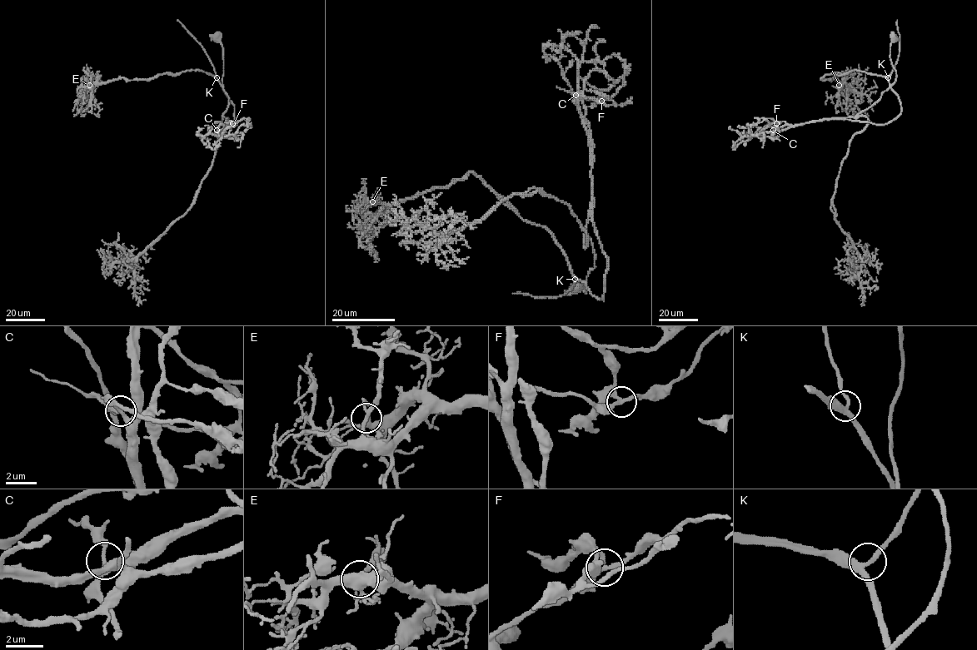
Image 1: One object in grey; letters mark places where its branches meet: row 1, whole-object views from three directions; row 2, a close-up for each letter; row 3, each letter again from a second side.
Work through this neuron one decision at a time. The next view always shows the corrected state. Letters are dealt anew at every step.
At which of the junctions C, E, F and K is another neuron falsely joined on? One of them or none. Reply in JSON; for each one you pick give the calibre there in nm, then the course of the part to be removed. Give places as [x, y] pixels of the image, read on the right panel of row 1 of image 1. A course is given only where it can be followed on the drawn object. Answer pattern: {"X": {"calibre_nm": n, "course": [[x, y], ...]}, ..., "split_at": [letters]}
{"F": {"calibre_nm": 200, "course": [[776, 123], [900, 113], [884, 76], [834, 72], [821, 78], [844, 82], [861, 111]]}, "split_at": ["F"]}

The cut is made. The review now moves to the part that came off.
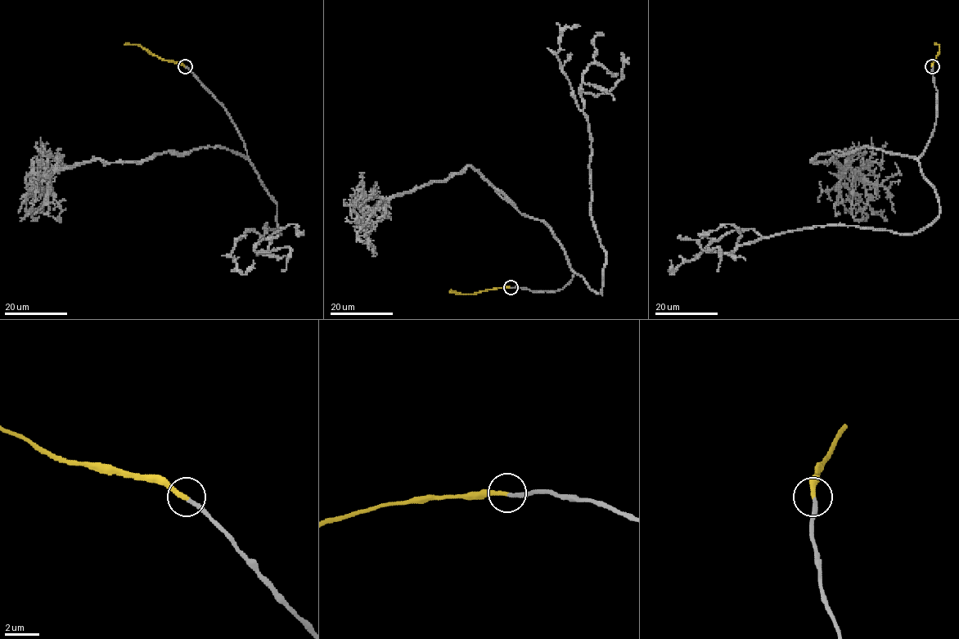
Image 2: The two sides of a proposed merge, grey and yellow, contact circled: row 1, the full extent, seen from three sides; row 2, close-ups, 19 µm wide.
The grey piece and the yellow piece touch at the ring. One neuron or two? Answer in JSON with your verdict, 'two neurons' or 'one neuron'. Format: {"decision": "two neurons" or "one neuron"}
{"decision": "one neuron"}

